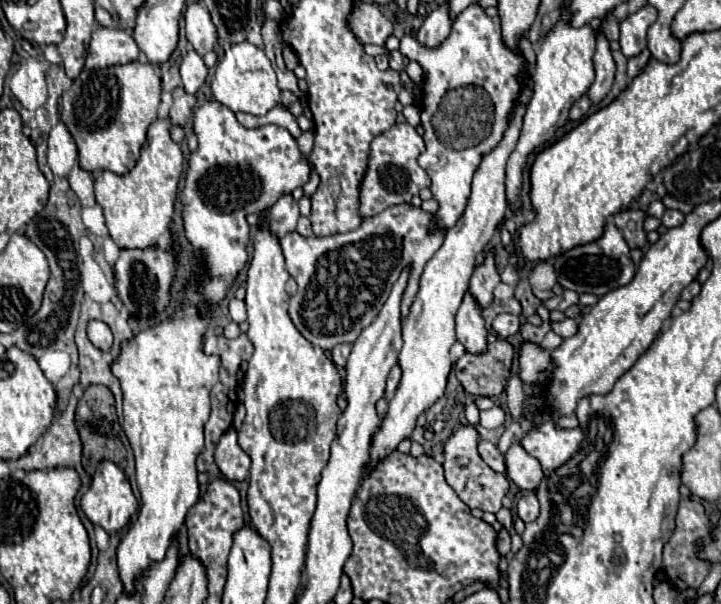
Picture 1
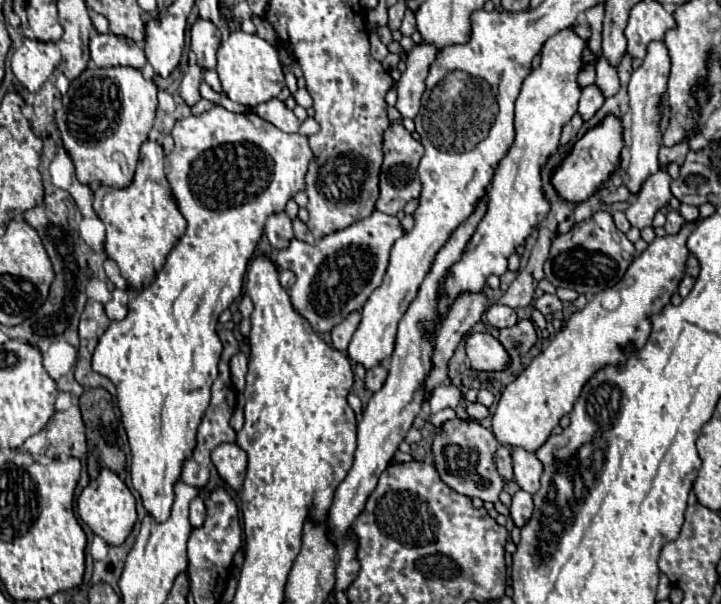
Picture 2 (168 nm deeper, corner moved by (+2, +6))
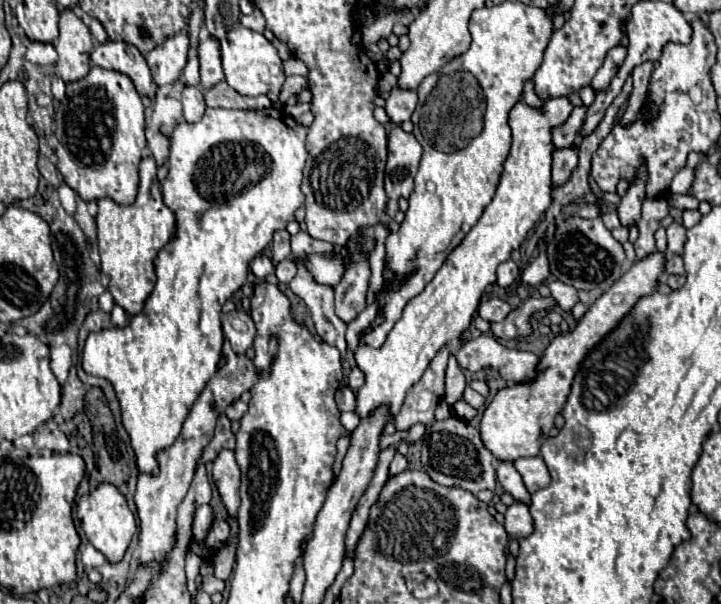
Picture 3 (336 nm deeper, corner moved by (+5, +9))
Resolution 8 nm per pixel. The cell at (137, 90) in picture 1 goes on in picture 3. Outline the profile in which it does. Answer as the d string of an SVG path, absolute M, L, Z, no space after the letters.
M91 67L87 77L67 83L67 95L55 111L55 137L59 147L55 155L59 155L57 169L65 177L65 183L81 195L85 201L97 201L101 197L111 197L121 205L129 205L135 201L139 175L137 167L141 161L141 153L145 149L145 105L143 97L137 93L133 81L119 73L101 67Z

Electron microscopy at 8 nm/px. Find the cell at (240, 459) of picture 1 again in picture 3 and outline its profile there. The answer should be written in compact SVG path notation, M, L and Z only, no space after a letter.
M221 449L217 459L213 461L213 481L219 489L219 495L231 515L237 513L239 507L239 485L241 485L241 471L231 449Z

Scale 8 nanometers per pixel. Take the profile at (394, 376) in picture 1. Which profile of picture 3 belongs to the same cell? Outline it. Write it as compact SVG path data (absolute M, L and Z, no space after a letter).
M355 367L355 369L349 373L349 377L347 377L347 385L351 387L351 391L357 391L357 389L361 389L363 383L365 383L365 375L363 375L363 371L361 371L359 367Z

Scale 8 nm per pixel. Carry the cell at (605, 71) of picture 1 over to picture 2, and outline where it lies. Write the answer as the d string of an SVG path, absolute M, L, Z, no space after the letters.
M592 84L592 86L586 86L582 90L582 96L580 96L580 106L578 106L578 114L582 116L582 120L590 120L602 106L604 102L604 96L602 92Z

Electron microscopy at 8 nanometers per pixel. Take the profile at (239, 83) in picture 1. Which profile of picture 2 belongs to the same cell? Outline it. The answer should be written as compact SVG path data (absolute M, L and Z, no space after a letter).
M242 30L232 32L228 40L220 44L216 72L220 76L226 96L248 108L256 108L258 104L276 98L284 88L284 74L276 48L262 40L258 34L246 34Z

